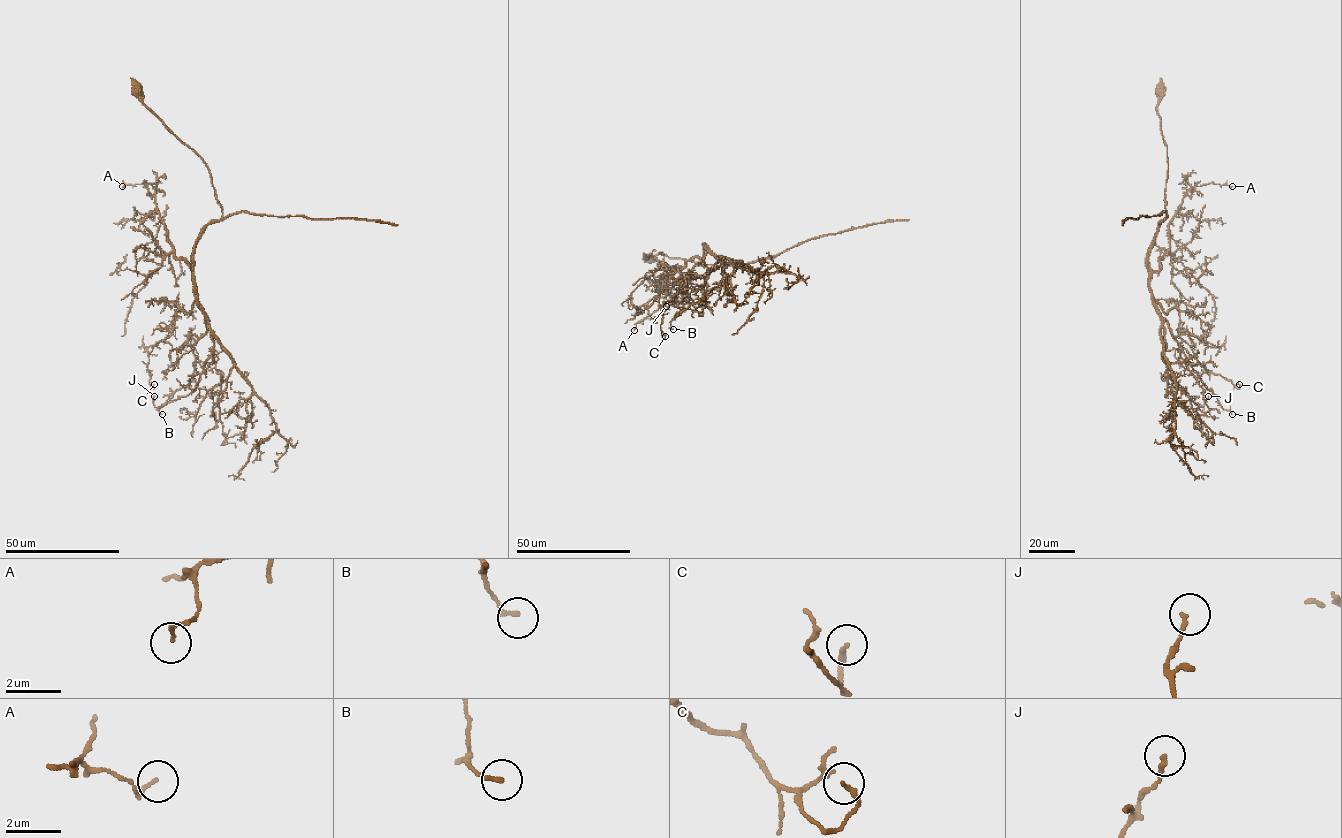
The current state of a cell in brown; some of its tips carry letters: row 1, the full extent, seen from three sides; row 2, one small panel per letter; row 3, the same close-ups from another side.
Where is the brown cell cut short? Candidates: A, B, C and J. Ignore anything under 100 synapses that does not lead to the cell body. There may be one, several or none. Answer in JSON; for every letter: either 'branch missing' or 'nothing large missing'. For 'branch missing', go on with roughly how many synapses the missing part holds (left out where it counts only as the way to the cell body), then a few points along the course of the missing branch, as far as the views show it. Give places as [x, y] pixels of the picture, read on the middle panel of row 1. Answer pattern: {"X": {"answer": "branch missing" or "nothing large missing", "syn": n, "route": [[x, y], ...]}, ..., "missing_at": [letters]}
{"A": {"answer": "nothing large missing"}, "B": {"answer": "nothing large missing"}, "C": {"answer": "nothing large missing"}, "J": {"answer": "nothing large missing"}, "missing_at": []}

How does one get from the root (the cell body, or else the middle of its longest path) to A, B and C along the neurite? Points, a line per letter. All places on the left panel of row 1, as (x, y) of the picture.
A: (136, 89), (200, 157), (221, 207), (222, 216), (196, 243), (192, 270), (175, 255), (156, 187), (122, 186)
B: (136, 89), (206, 165), (222, 211), (193, 253), (207, 327), (193, 346), (193, 379), (169, 397), (162, 414)
C: (136, 89), (206, 165), (222, 211), (195, 245), (193, 307), (177, 311), (173, 332), (148, 354), (154, 384)

